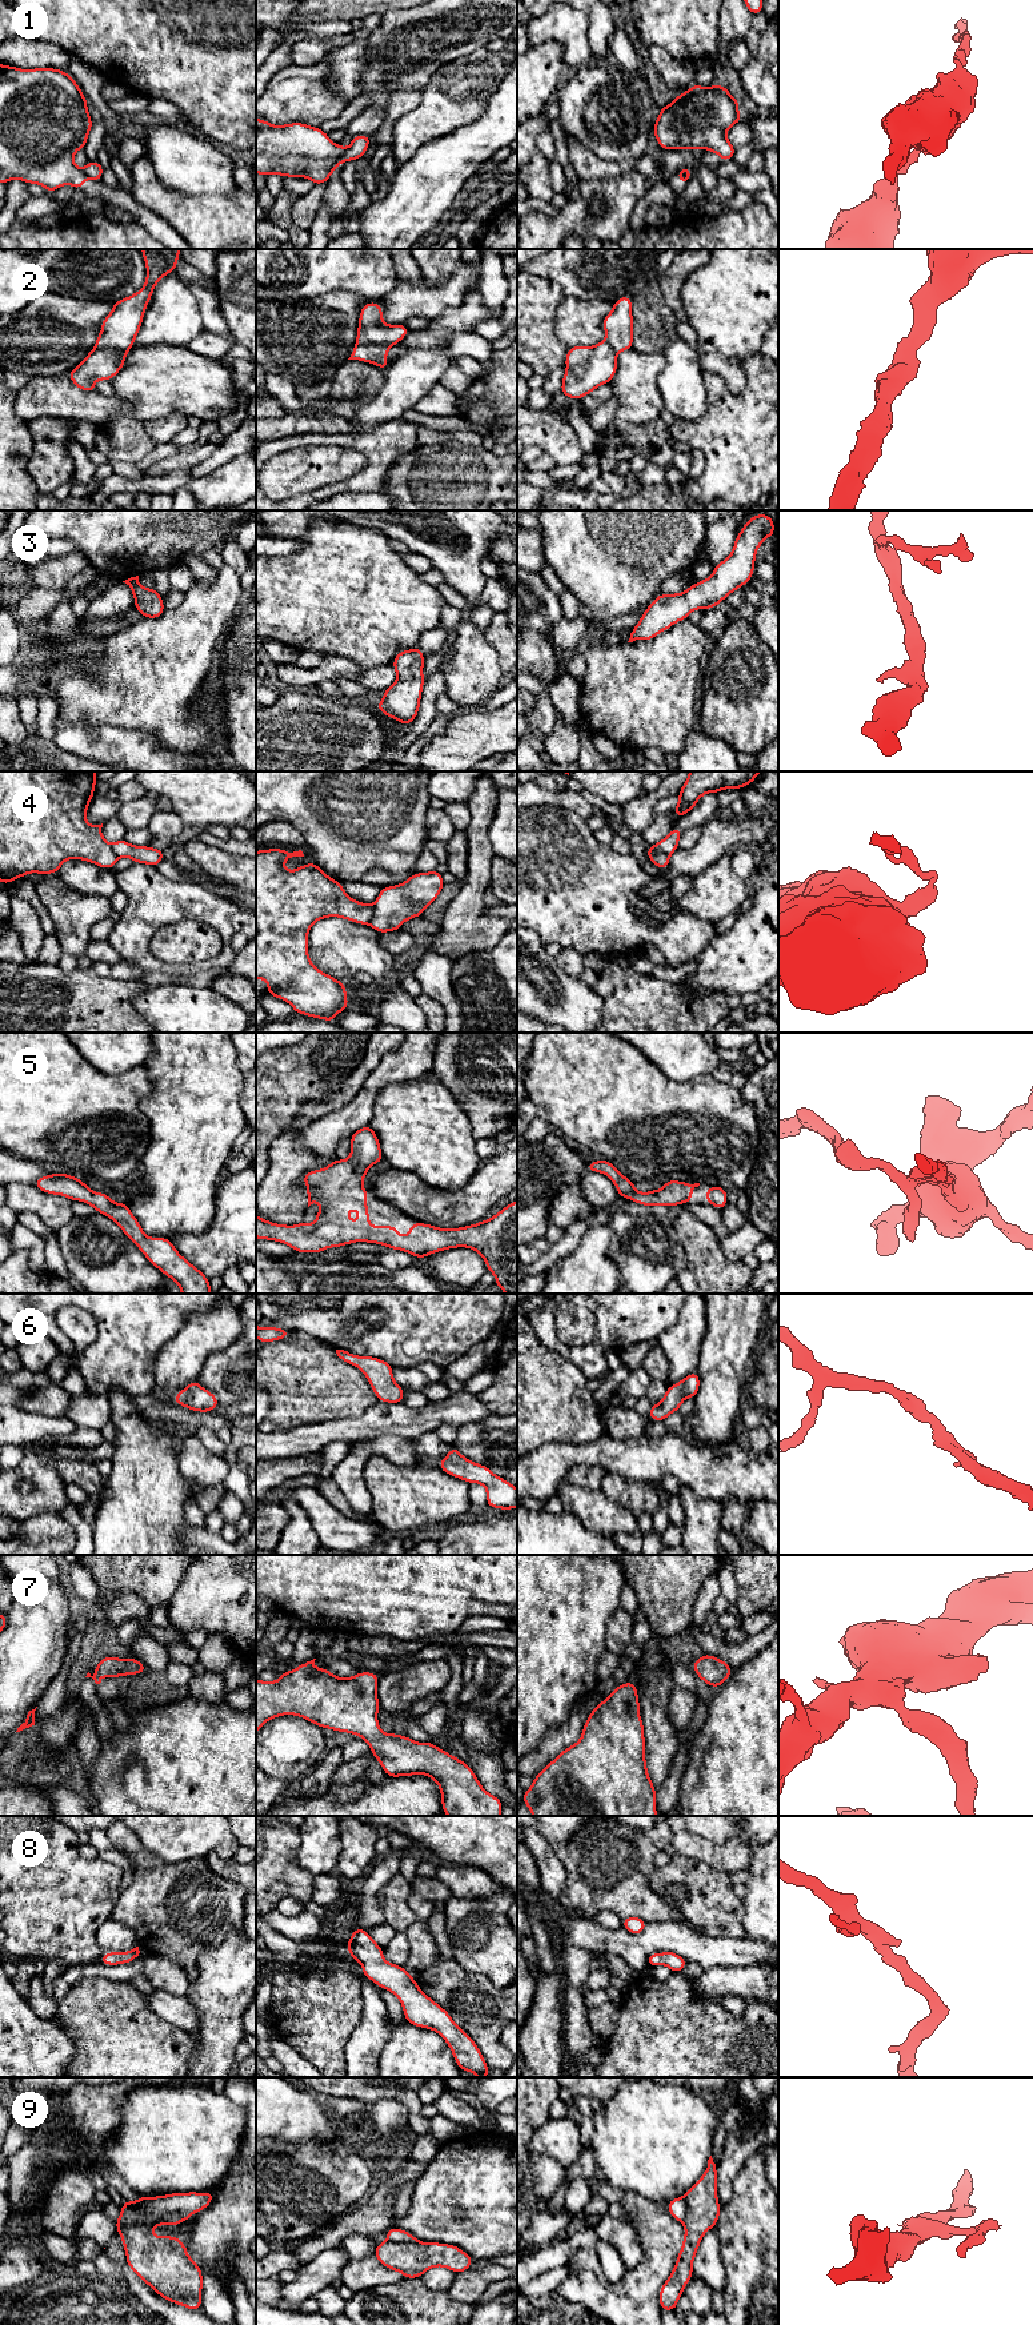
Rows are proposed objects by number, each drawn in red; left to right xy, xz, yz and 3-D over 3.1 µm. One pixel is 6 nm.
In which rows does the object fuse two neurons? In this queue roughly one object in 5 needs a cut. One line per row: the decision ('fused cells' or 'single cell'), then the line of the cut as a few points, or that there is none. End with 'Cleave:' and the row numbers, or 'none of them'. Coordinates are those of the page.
1: fused cells; cut xz (345, 149), (340, 159)
2: single cell; cut none
3: single cell; cut none
4: fused cells; cut yz (648, 856), (664, 853), (669, 857)
5: single cell; cut none
6: single cell; cut none
7: single cell; cut none
8: single cell; cut none
9: fused cells; cut xy (137, 2207), (152, 2217), (171, 2213), (188, 2215)
Cleave: 1, 4, 9

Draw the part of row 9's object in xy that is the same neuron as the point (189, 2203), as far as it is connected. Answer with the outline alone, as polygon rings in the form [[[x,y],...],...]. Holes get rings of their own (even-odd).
[[[212,2190],[205,2193],[169,2193],[152,2197],[139,2208],[144,2214],[152,2218],[159,2218],[171,2213],[193,2214],[209,2206],[213,2196],[215,2193]]]

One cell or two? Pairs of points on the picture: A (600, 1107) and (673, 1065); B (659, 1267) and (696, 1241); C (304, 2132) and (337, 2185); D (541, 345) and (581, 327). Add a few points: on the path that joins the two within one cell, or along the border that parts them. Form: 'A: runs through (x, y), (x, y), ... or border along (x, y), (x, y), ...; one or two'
A: border along (640, 1050), (668, 1077), (676, 1081), (693, 1078); two
B: border along (672, 1222), (688, 1267); two
C: border along (340, 2135), (323, 2143), (279, 2140); two
D: border along (559, 305), (555, 333), (567, 349); two

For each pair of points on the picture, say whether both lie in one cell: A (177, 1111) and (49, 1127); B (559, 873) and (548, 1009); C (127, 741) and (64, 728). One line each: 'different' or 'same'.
A: different
B: different
C: same

